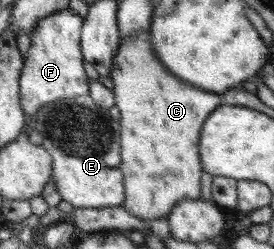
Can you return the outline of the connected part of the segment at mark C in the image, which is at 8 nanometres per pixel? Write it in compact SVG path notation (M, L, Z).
M149 33L126 35L120 40L120 48L114 55L114 65L109 76L114 84L115 105L120 111L120 144L121 164L123 173L125 210L149 225L154 219L168 218L171 209L182 200L202 199L200 192L200 158L198 158L198 138L200 128L208 114L216 110L223 102L215 92L206 92L182 81L170 72L163 64L152 47Z

